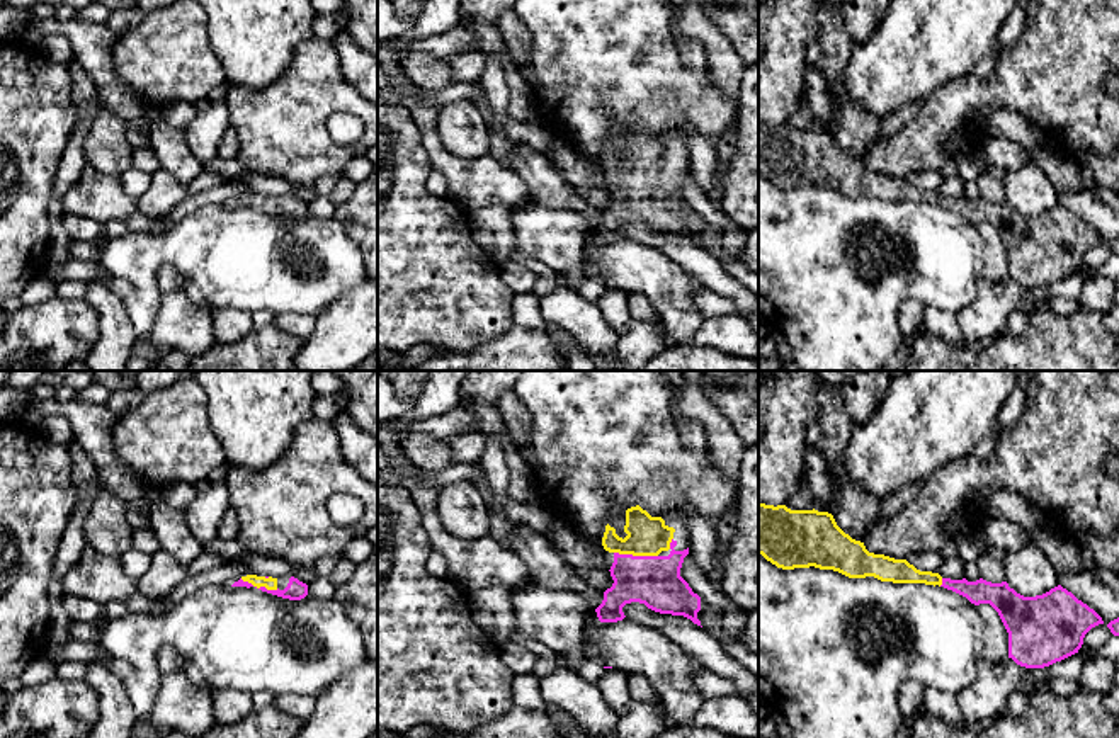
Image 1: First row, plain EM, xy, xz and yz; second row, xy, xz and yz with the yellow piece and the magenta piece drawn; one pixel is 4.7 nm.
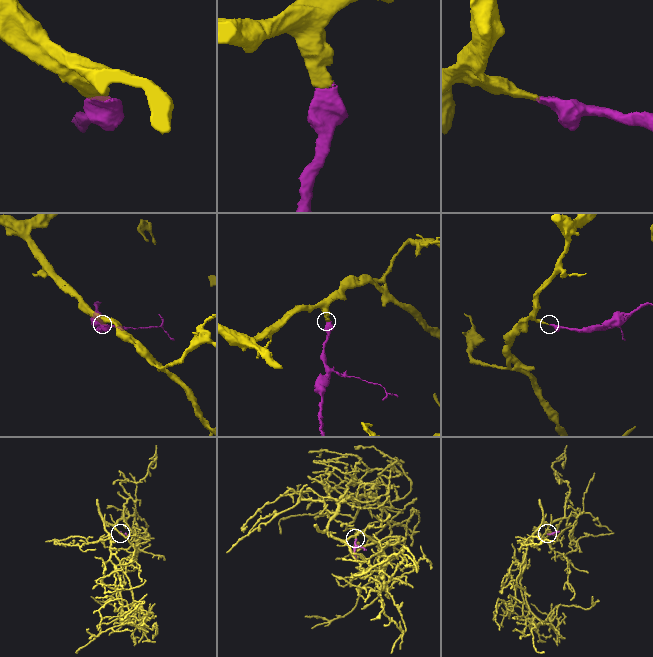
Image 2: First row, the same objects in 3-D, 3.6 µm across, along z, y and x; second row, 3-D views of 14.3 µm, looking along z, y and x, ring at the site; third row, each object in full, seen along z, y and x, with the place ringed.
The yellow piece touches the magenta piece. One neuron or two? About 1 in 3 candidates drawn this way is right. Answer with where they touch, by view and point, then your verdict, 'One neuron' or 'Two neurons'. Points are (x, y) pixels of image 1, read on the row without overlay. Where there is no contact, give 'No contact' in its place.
Touches yellow at xz (636, 174). One neuron

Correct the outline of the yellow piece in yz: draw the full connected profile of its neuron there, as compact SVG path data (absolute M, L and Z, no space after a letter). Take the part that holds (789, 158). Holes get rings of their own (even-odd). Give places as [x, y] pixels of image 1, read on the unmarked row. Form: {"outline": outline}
{"outline": "M758 121L758 173L782 189L815 185L849 197L939 204L974 224L990 223L1008 252L1008 277L1025 287L1044 287L1078 272L1085 253L1104 243L1093 228L1061 204L1024 216L1007 201L942 197L917 189L906 179L869 172L864 162L837 145L832 133L815 128L791 129Z"}

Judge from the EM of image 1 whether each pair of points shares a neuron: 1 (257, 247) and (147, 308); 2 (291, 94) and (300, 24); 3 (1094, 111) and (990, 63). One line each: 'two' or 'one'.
1: one
2: two
3: two

